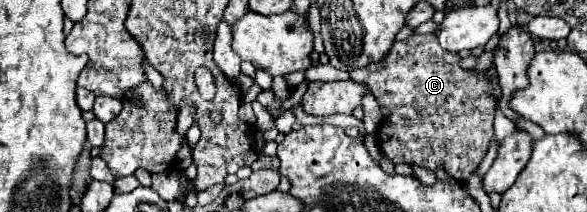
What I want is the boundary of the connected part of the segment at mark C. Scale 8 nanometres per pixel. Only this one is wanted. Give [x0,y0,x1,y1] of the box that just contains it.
[351,34,497,182]

